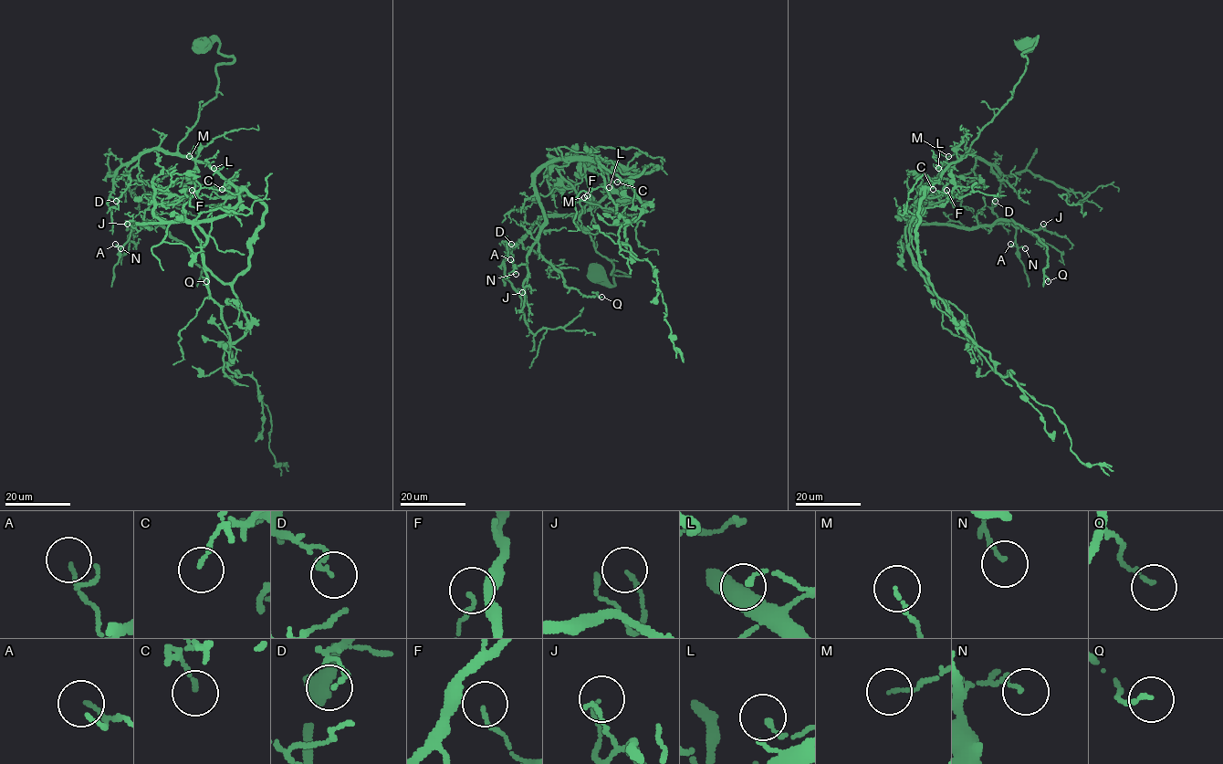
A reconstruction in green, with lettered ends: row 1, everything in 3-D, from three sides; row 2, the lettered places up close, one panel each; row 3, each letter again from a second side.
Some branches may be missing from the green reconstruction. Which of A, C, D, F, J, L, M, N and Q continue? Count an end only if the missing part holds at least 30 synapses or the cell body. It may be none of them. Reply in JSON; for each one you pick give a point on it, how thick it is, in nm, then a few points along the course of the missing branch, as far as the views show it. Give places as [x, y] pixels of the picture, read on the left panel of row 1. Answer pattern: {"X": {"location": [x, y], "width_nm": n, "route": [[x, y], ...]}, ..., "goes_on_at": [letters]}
{"goes_on_at": []}

